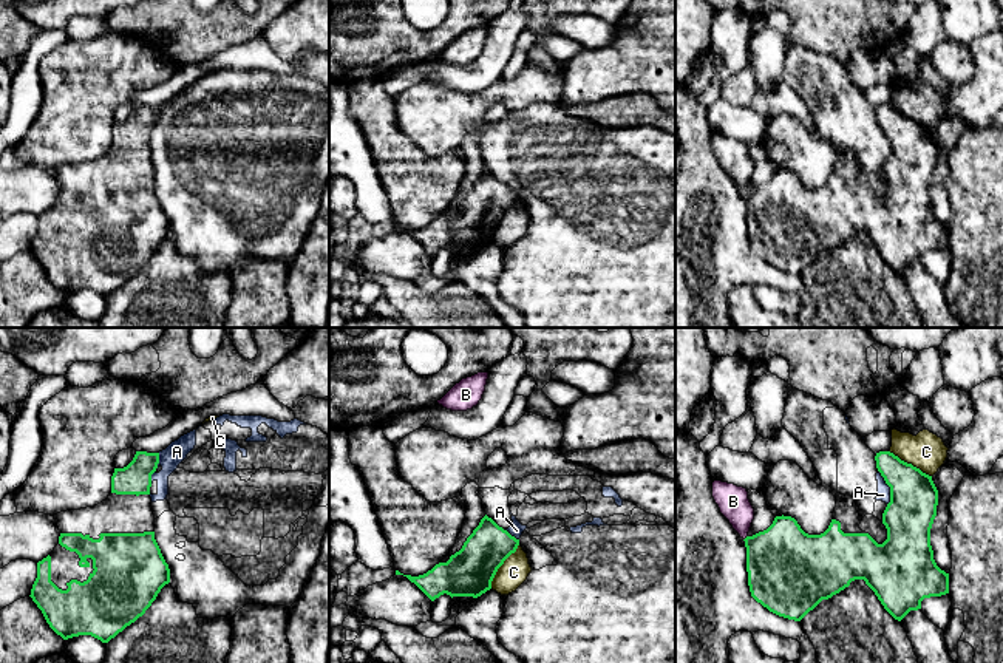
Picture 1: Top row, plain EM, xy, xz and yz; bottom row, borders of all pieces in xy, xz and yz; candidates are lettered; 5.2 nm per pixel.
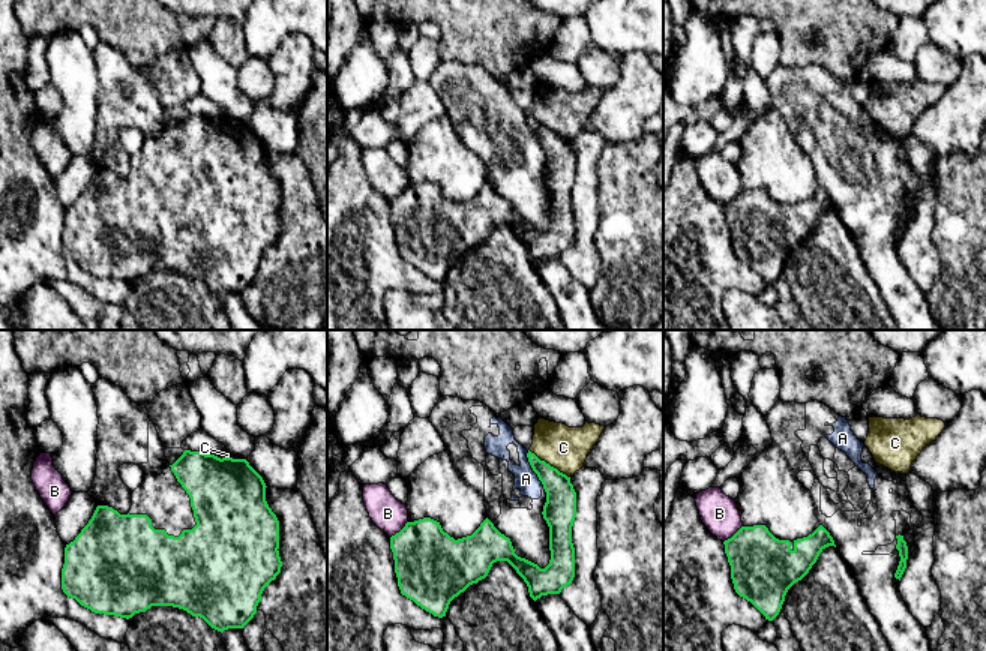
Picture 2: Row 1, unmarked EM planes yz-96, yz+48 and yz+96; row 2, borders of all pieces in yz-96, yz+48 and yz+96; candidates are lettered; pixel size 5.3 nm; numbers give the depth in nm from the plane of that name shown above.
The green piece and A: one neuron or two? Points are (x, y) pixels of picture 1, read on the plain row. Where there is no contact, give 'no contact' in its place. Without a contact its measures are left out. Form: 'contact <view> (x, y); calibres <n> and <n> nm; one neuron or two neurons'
contact yz (889, 139); calibres 260 and 70 nm; two neurons

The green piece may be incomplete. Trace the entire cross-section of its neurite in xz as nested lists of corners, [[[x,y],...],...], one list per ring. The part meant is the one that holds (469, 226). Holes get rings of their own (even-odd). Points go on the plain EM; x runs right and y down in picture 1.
[[[485,168],[462,202],[451,209],[447,216],[439,216],[419,230],[403,230],[414,236],[431,255],[444,247],[451,252],[478,252],[491,243],[498,223],[516,206],[518,199],[519,193]]]

